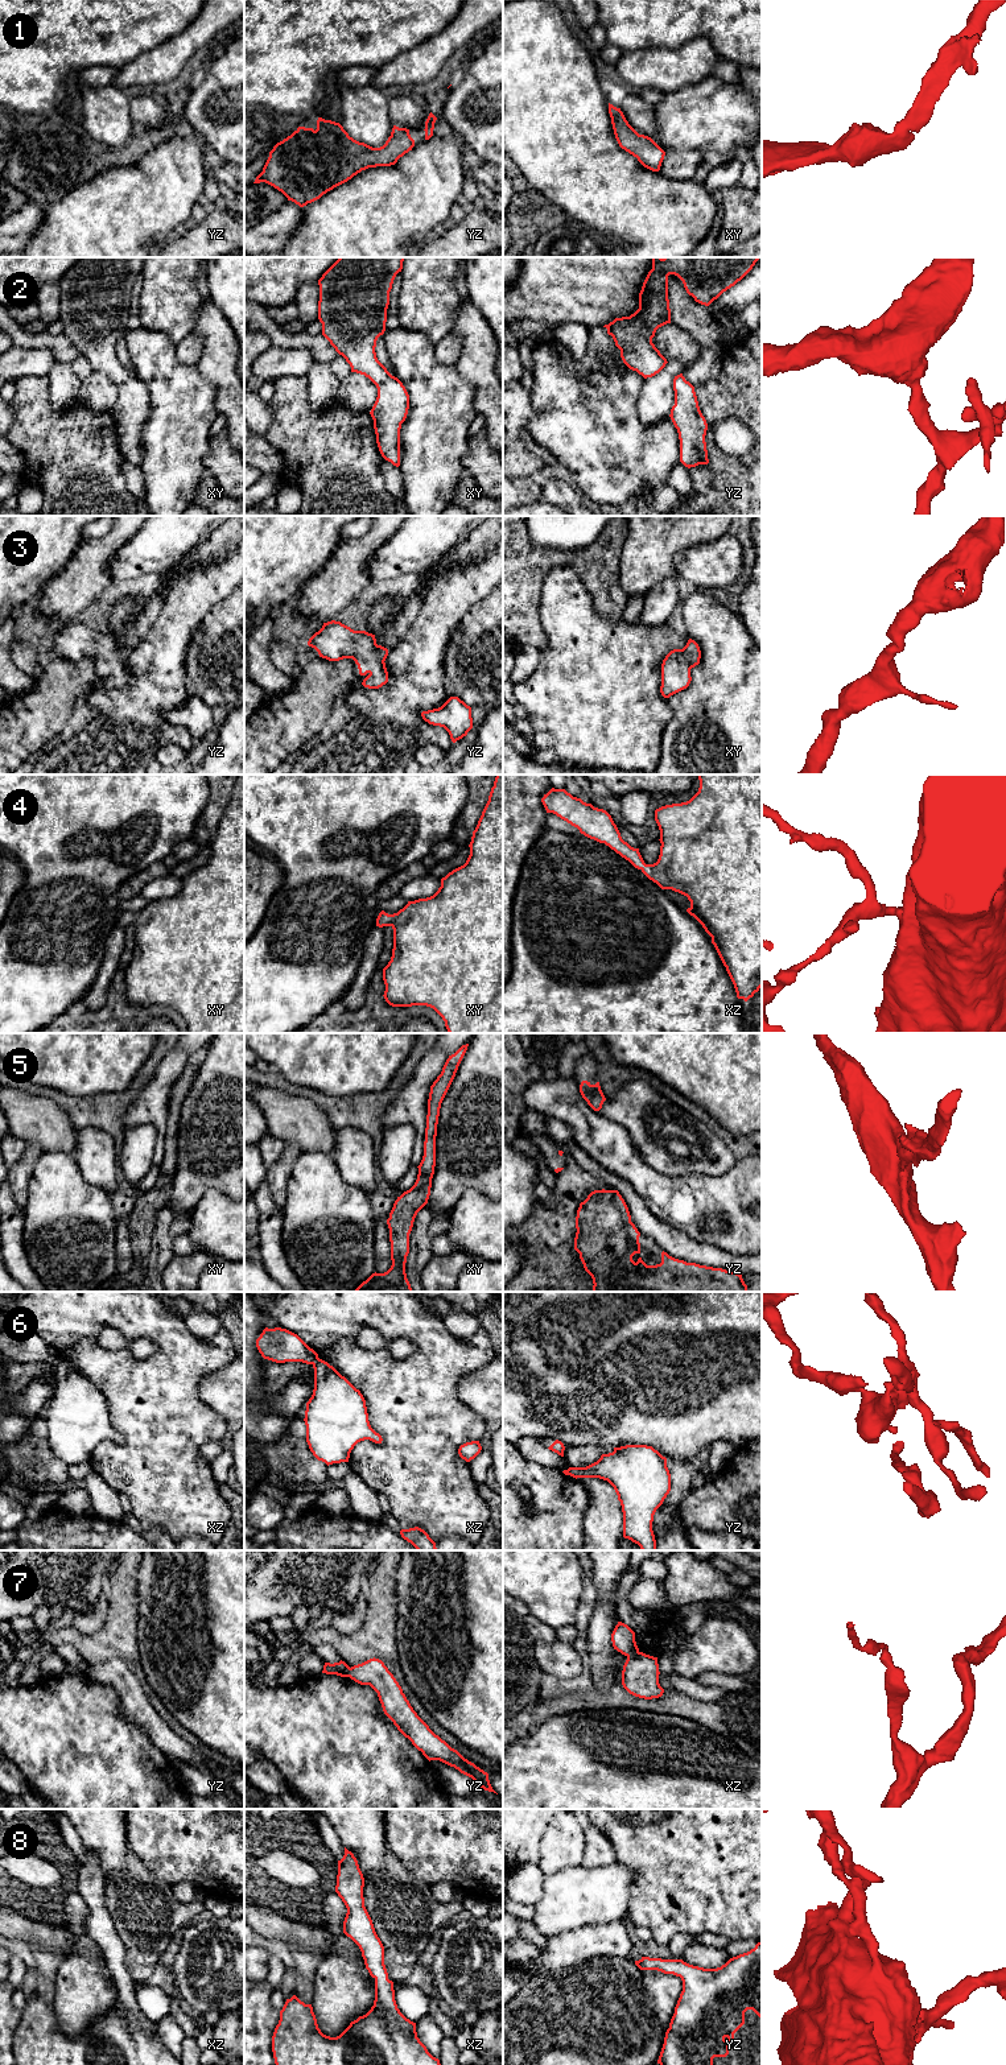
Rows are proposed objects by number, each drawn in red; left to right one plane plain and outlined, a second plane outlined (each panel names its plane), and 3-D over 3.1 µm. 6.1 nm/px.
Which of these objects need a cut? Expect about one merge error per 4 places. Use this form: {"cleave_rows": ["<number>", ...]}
{"cleave_rows": ["6", "7"]}

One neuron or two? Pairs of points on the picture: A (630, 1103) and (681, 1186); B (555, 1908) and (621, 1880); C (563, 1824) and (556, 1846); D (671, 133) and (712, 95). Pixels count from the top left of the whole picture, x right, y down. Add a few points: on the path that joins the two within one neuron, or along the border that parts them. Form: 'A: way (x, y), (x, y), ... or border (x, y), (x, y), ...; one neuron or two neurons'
A: border (646, 1164), (668, 1176), (706, 1176); two neurons
B: way (570, 1900), (576, 1896), (601, 1895), (605, 1891); one neuron
C: way (563, 1829), (561, 1841); one neuron
D: way (681, 124), (701, 106); one neuron

